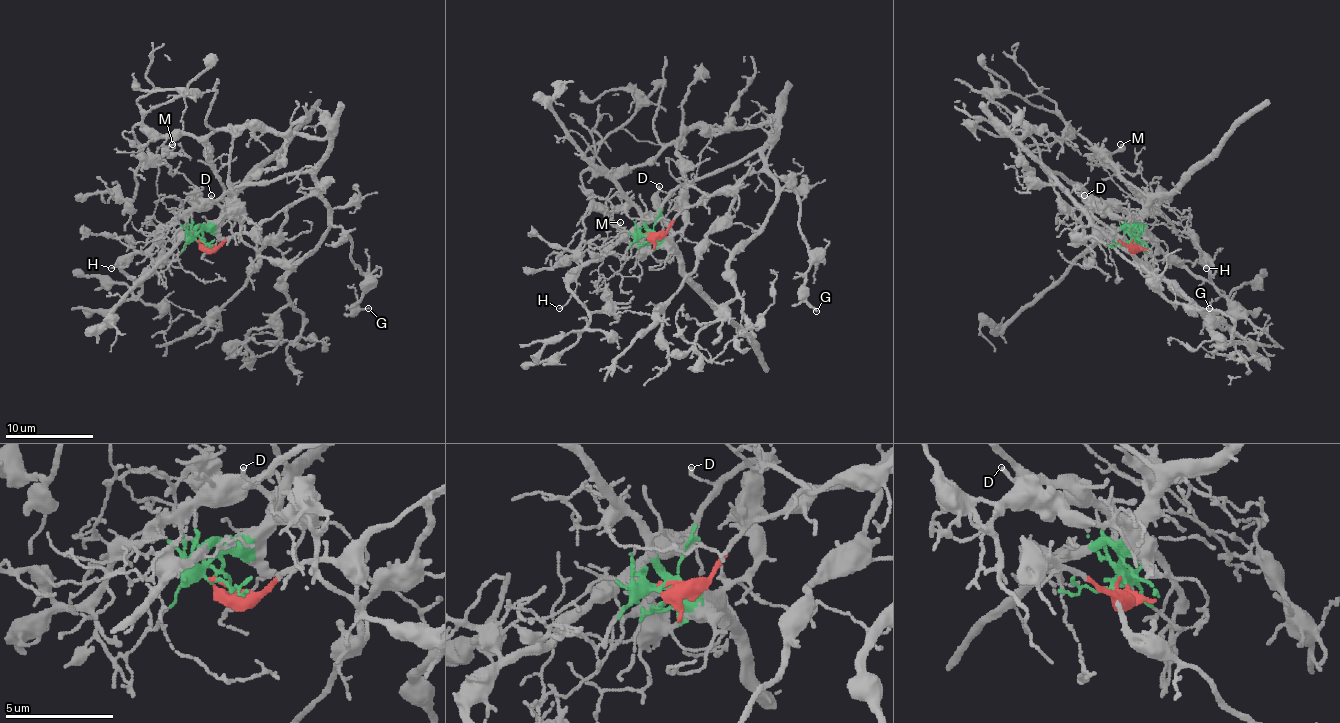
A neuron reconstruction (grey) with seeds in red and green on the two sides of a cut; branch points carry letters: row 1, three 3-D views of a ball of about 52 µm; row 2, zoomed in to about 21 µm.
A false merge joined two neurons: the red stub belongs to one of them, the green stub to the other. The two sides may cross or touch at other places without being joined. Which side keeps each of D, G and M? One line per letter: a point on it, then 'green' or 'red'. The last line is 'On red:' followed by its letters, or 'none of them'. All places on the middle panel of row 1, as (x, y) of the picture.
D: at (659, 186); red
G: at (816, 311); red
M: at (620, 222); red
On red: D, G, M

